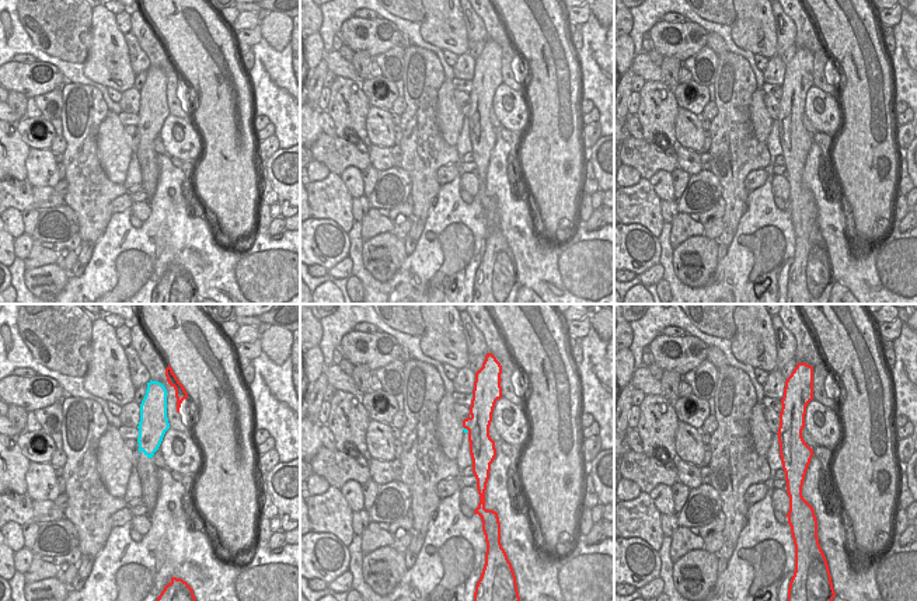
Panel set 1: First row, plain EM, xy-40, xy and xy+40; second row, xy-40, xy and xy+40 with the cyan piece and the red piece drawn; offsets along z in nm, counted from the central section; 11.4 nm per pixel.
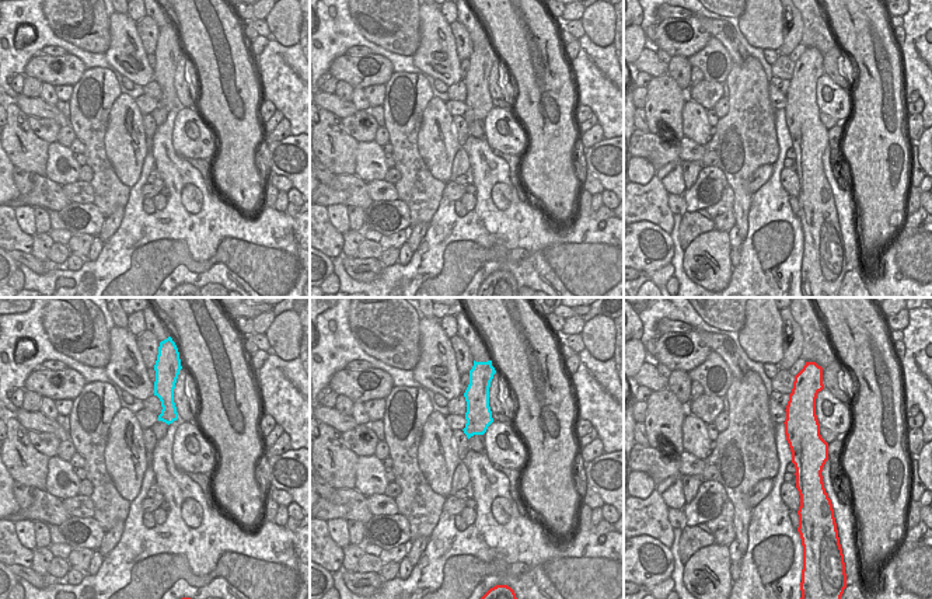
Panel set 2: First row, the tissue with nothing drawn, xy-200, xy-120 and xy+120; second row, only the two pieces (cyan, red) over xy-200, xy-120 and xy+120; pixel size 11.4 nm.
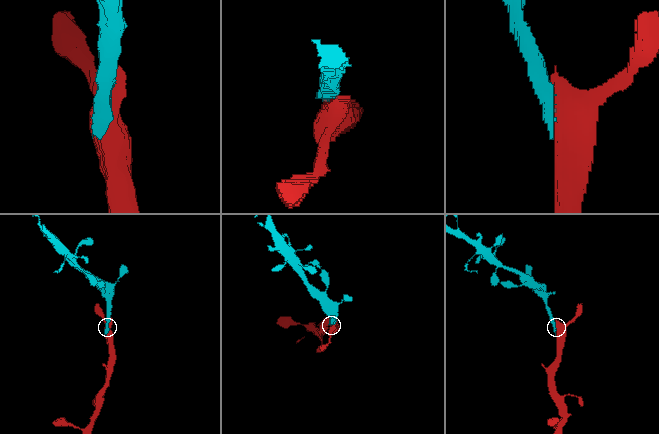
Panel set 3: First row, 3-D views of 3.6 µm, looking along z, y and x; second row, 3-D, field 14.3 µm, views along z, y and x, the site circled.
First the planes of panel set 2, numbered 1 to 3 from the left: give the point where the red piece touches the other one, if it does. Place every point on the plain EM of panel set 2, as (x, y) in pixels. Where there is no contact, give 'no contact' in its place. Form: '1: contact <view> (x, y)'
1: no contact
2: no contact
3: no contact

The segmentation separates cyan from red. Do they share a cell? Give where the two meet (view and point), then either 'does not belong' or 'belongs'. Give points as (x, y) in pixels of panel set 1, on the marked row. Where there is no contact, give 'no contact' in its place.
meets cyan in xy at (466, 429); belongs

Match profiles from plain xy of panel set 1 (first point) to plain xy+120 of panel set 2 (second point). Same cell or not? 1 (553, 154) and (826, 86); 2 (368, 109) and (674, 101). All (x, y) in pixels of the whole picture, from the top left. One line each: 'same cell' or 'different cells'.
1: different cells
2: different cells

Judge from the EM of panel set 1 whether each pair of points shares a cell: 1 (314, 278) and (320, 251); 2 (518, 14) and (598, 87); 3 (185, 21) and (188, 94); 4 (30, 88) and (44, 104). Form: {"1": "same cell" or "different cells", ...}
{"1": "same cell", "2": "different cells", "3": "different cells", "4": "different cells"}

